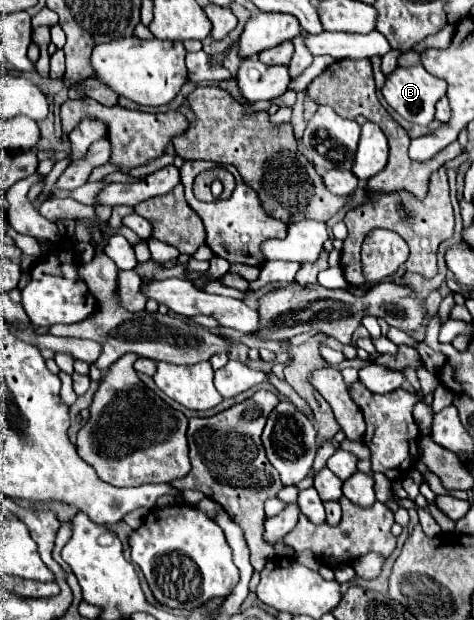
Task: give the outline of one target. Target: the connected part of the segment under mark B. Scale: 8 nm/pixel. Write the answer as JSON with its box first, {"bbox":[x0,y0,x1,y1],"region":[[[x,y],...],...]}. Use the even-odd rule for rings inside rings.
{"bbox":[383,64,447,124],"region":[[[415,64],[415,66],[407,66],[407,68],[401,68],[397,66],[385,80],[383,88],[383,98],[387,100],[387,104],[399,112],[405,120],[409,122],[415,122],[415,124],[429,124],[435,116],[435,102],[445,96],[447,92],[447,82],[445,80],[439,80],[437,76],[429,74],[421,64]]]}

